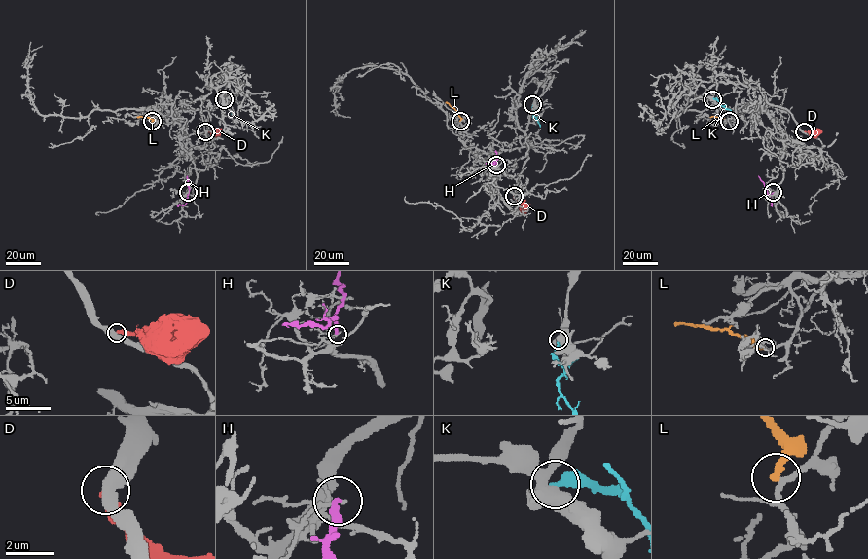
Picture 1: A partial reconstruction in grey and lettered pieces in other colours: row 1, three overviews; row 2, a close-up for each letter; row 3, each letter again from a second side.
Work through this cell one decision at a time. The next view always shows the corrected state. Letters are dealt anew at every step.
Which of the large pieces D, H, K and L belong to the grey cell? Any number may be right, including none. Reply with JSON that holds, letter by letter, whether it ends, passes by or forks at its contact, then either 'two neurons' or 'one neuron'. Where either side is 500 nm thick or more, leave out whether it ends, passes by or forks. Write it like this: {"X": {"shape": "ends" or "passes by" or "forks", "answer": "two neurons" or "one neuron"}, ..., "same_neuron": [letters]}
{"D": {"shape": "ends", "answer": "two neurons"}, "H": {"shape": "ends", "answer": "two neurons"}, "K": {"shape": "ends", "answer": "two neurons"}, "L": {"shape": "ends", "answer": "two neurons"}, "same_neuron": []}

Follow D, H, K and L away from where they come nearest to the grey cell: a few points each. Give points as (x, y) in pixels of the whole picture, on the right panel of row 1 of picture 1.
D: (804, 131), (821, 131)
H: (773, 192), (768, 194), (758, 176)
K: (712, 99), (735, 115)
L: (729, 121), (710, 117)

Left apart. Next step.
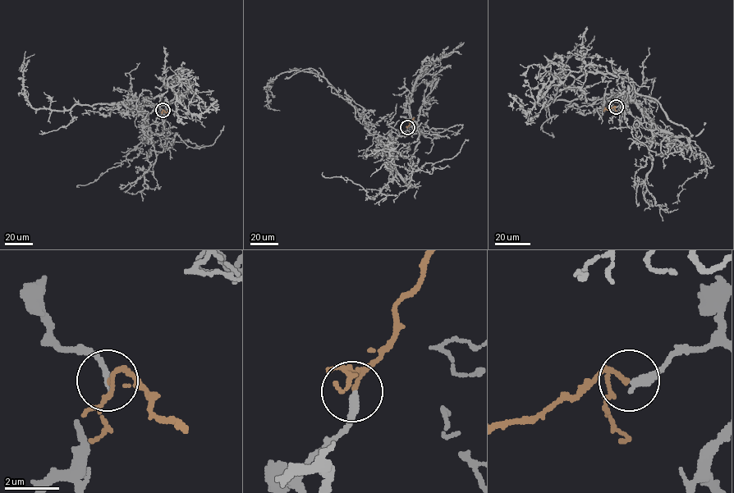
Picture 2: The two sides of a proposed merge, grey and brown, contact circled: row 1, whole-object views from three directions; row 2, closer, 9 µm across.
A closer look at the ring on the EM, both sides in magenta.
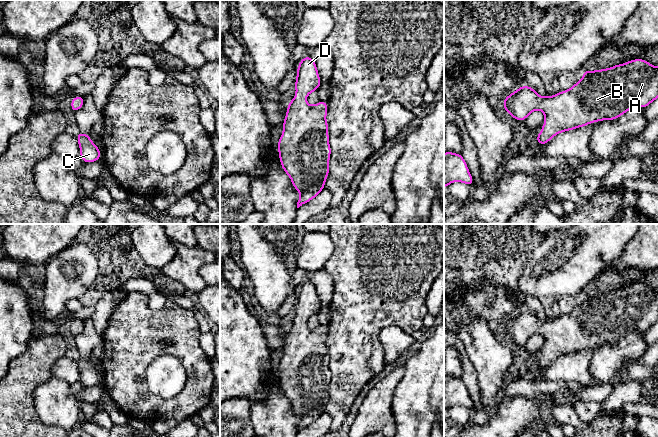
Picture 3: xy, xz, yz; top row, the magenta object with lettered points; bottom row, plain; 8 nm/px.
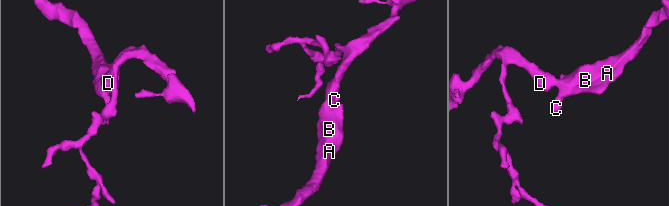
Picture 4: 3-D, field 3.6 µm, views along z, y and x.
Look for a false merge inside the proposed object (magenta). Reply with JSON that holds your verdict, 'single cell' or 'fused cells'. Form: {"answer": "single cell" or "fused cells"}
{"answer": "single cell"}

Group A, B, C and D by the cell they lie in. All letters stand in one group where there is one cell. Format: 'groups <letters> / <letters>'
groups A B C D

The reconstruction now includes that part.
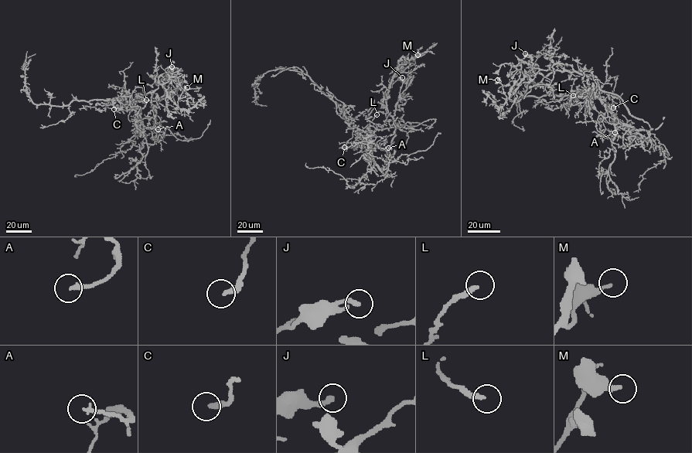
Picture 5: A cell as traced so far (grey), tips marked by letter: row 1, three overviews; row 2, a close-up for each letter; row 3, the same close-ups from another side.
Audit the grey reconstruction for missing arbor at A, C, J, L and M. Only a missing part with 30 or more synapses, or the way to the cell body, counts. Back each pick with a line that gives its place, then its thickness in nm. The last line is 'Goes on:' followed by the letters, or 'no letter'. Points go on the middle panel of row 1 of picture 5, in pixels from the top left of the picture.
Goes on: no letter

